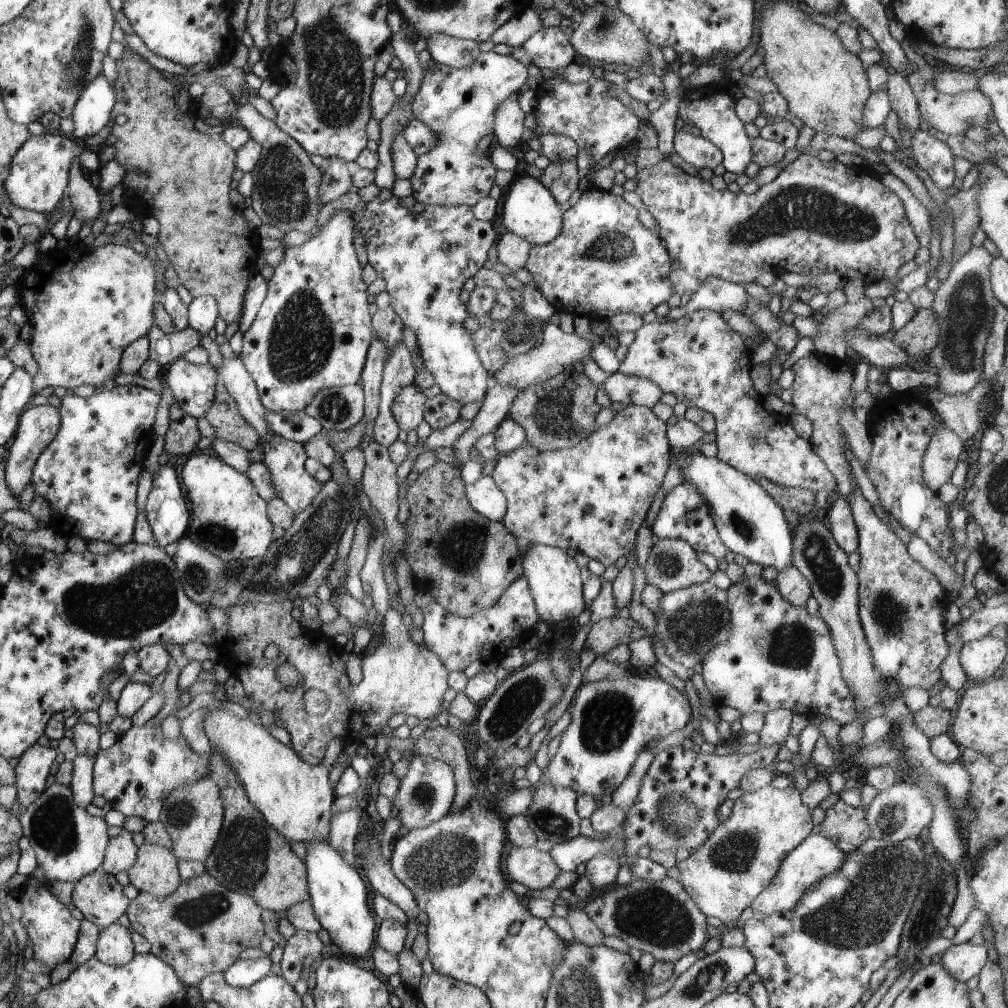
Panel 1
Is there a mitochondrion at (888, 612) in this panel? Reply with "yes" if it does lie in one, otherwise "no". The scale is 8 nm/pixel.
yes

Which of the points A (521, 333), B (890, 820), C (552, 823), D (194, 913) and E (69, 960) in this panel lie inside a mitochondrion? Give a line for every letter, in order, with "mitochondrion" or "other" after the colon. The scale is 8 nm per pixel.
A: mitochondrion
B: mitochondrion
C: mitochondrion
D: mitochondrion
E: other

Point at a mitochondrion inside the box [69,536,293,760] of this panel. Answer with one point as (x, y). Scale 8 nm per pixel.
(197, 578)

